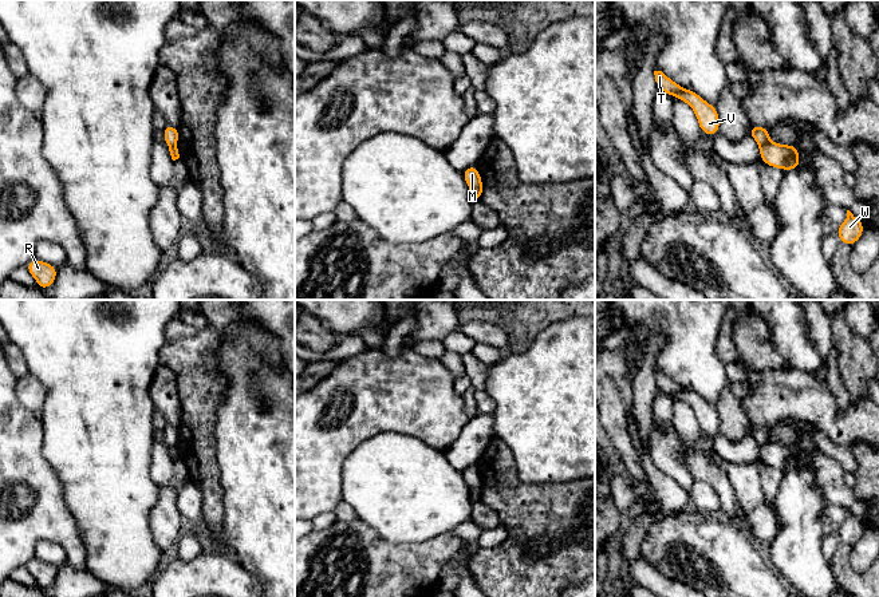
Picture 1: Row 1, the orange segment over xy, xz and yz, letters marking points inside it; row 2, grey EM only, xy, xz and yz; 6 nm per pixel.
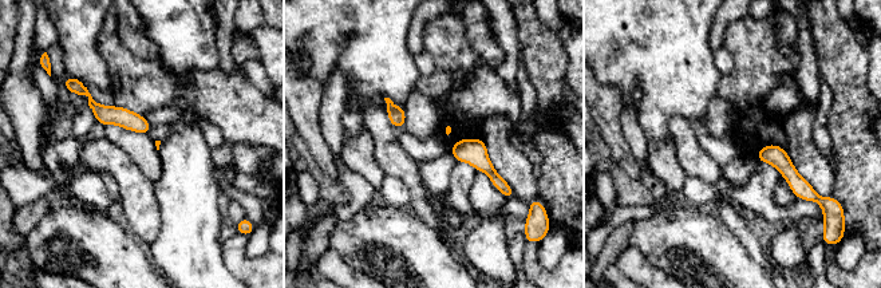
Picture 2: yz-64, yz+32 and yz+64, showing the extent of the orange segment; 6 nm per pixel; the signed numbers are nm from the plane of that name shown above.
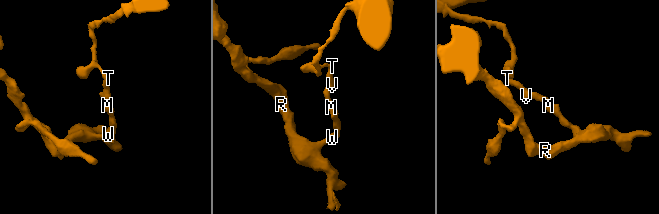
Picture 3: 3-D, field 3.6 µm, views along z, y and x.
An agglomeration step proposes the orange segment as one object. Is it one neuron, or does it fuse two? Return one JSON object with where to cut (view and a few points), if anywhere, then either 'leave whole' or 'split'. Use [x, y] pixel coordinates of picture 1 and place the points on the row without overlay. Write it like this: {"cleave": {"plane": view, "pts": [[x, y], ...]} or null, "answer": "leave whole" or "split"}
{"cleave": {"plane": "yz", "pts": [[769, 442], [760, 447]]}, "answer": "split"}

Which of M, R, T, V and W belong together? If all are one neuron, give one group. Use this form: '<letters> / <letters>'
M R W / T V

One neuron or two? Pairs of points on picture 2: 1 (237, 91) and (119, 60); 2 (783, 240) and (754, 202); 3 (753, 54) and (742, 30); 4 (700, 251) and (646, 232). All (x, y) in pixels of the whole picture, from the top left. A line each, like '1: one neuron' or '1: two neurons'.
1: one neuron
2: two neurons
3: one neuron
4: one neuron

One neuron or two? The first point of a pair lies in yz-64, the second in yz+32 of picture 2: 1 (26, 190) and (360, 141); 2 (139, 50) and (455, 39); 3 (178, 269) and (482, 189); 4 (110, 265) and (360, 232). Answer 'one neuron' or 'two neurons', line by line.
1: two neurons
2: one neuron
3: one neuron
4: one neuron

